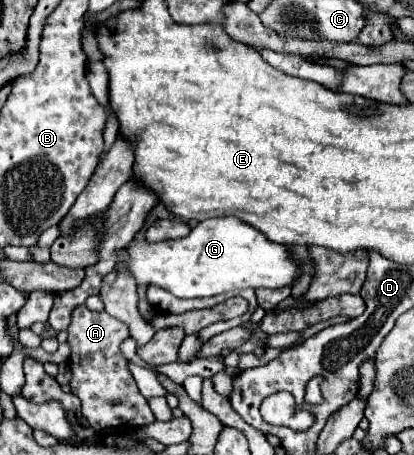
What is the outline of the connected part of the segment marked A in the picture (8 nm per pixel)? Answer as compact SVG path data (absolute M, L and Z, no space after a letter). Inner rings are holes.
M79 305L71 311L71 323L67 327L67 343L71 347L71 355L67 359L67 365L73 377L69 385L71 393L81 399L83 416L101 433L129 434L131 429L155 421L147 399L139 393L135 379L127 367L129 361L121 353L121 343L127 337L127 325L111 319L111 315L105 311L89 311L85 305Z

